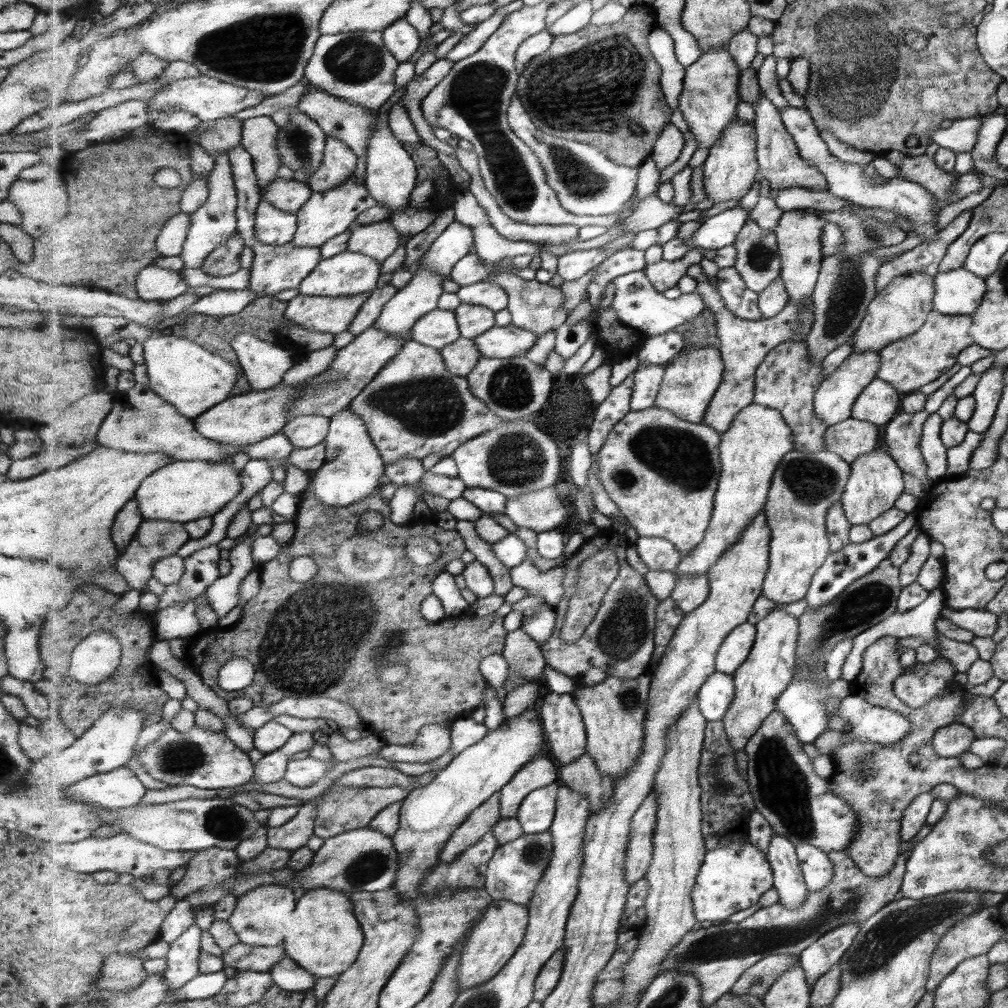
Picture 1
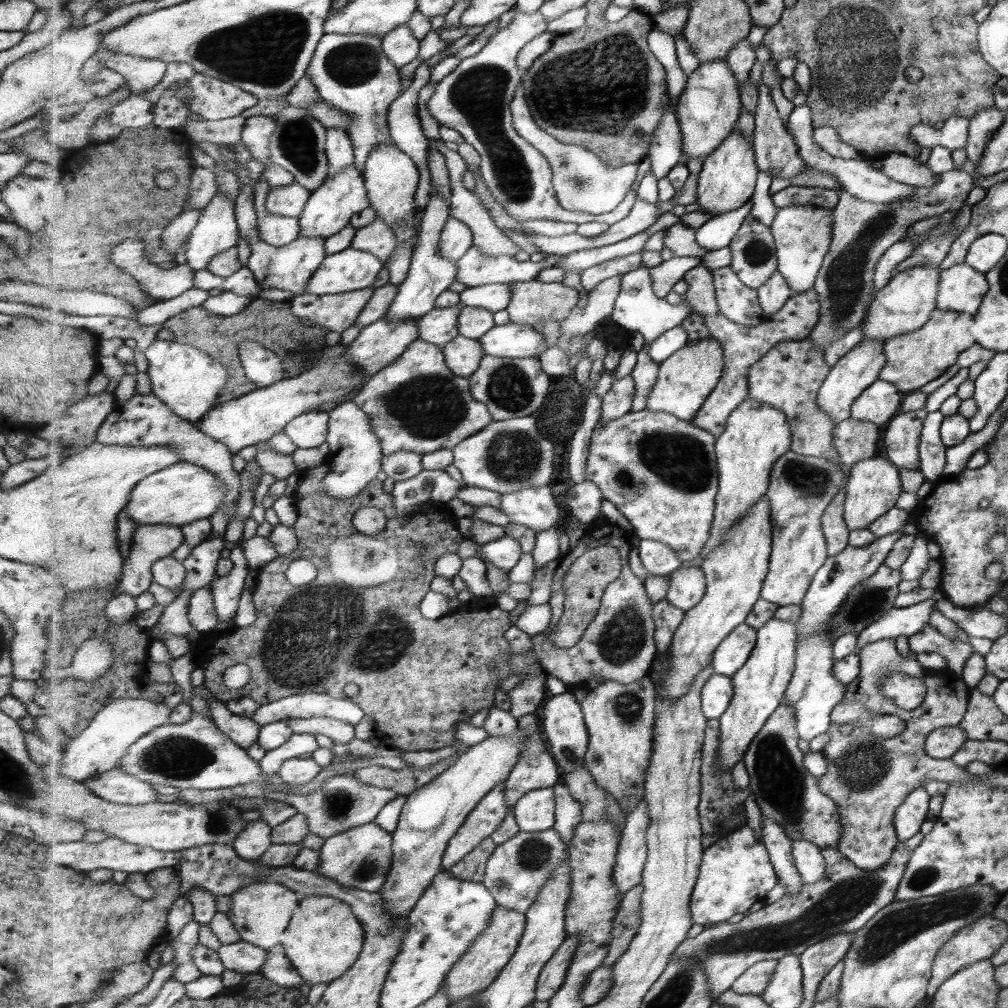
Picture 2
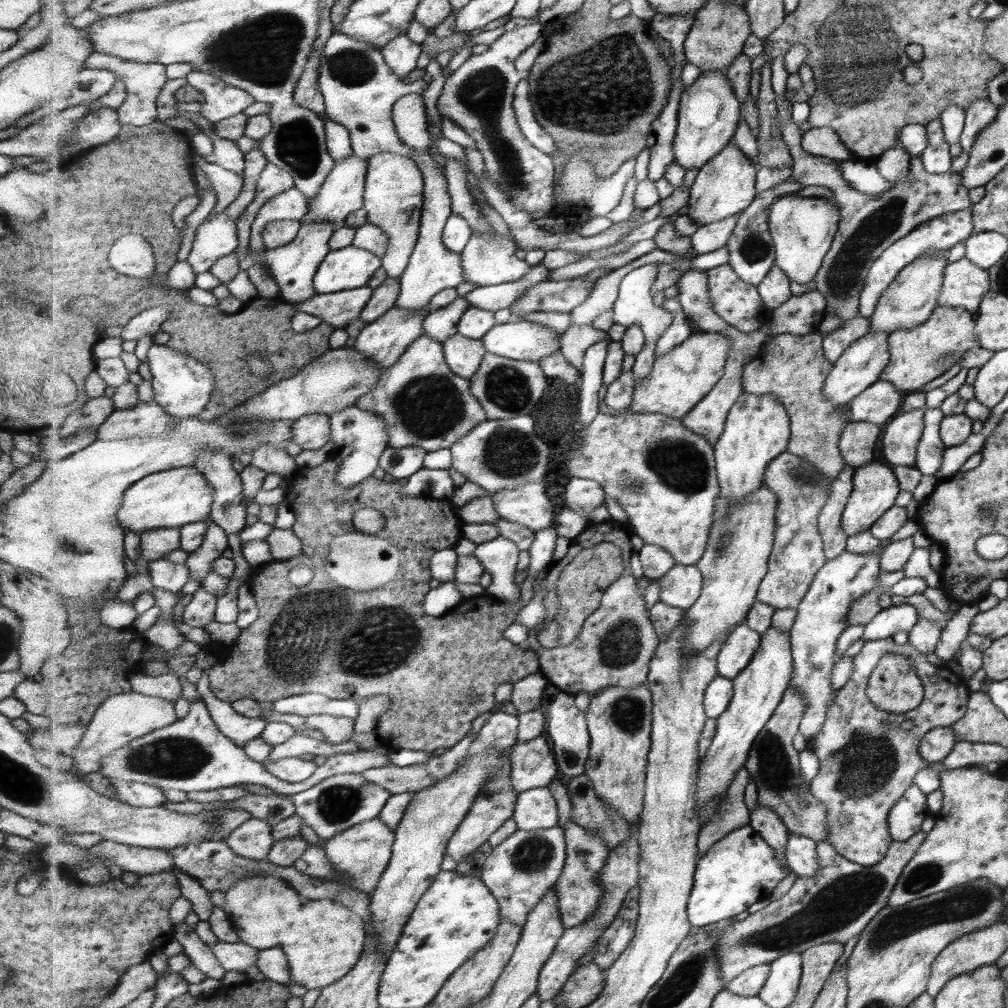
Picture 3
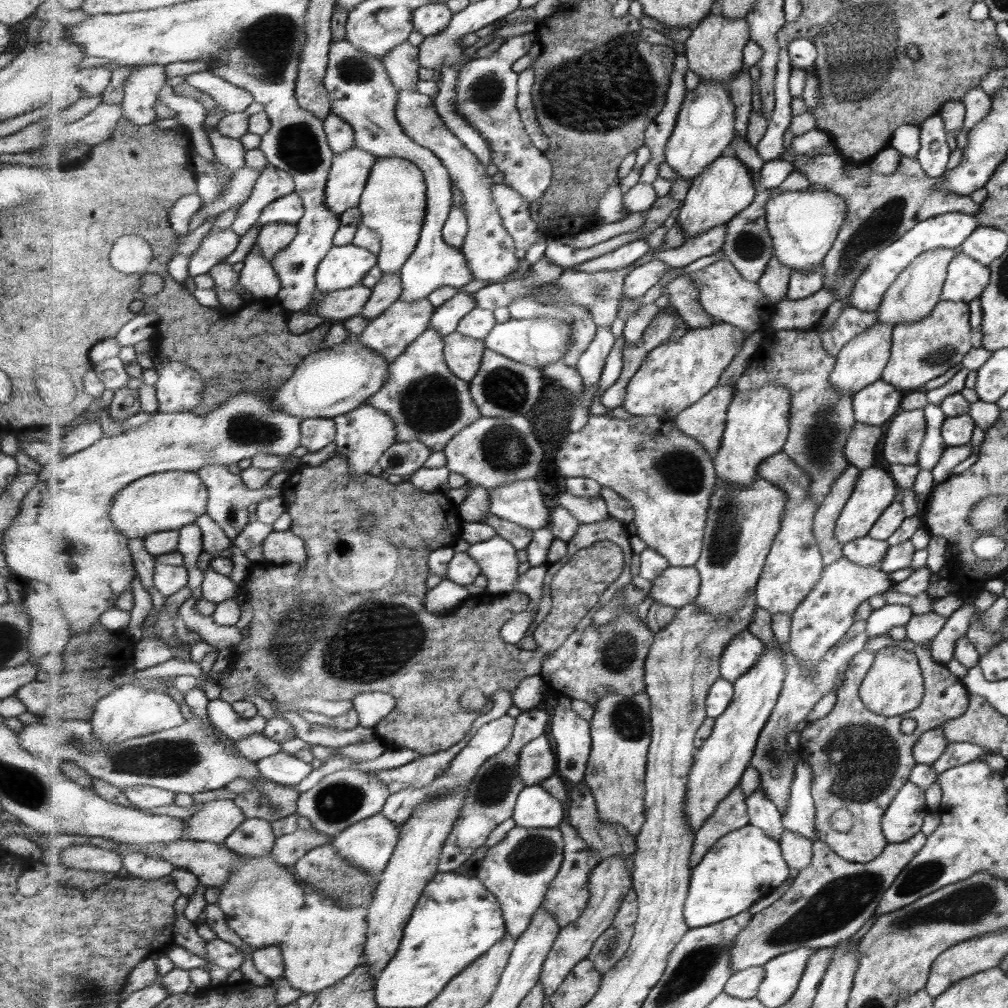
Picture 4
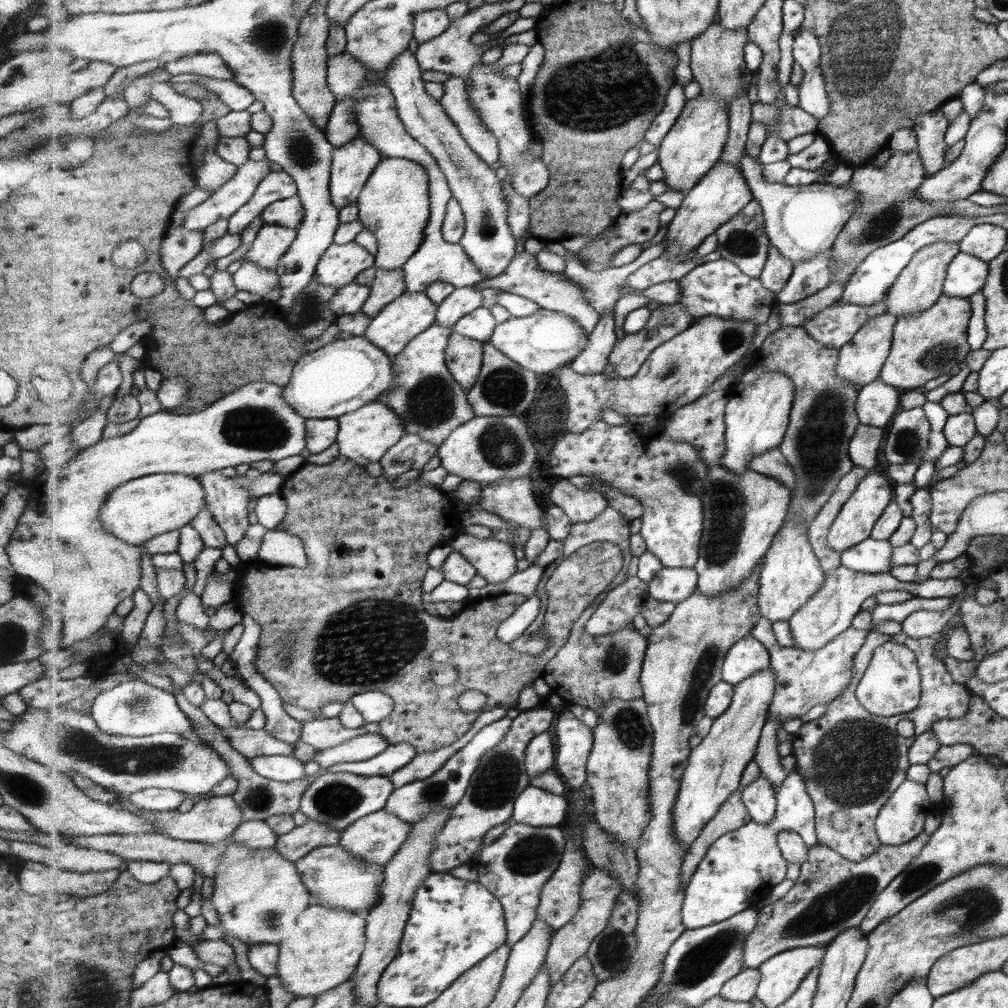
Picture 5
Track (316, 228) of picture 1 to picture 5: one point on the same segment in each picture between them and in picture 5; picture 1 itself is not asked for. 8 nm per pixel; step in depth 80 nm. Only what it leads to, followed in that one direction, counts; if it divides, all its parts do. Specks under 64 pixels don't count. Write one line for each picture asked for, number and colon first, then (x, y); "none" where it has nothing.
2: (329, 210)
3: (343, 192)
4: (351, 170)
5: (352, 165)

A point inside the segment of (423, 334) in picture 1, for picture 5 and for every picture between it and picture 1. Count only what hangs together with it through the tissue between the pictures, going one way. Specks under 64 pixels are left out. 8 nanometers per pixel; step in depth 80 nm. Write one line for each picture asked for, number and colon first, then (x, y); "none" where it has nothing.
2: (439, 326)
3: (441, 324)
4: (447, 317)
5: (462, 301)

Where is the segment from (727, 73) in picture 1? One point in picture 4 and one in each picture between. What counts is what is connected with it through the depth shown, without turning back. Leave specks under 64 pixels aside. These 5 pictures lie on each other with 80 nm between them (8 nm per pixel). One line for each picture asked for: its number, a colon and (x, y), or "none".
2: (710, 108)
3: (710, 113)
4: (706, 125)

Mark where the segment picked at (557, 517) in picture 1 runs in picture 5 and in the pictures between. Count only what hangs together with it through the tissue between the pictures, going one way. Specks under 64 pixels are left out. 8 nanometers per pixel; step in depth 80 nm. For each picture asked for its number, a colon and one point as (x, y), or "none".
2: (536, 508)
3: (529, 504)
4: (522, 502)
5: (513, 499)

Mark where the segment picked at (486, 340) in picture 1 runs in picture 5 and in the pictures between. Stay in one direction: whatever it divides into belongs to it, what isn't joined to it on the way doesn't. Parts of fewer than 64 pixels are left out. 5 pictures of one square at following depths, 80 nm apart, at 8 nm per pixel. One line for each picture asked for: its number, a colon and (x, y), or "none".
2: (513, 341)
3: (525, 340)
4: (539, 341)
5: (542, 342)

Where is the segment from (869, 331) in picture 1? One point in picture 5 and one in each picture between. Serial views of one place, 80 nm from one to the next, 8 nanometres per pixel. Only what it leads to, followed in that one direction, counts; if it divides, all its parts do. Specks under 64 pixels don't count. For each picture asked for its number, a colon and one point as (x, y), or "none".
2: (904, 303)
3: (909, 298)
4: (915, 291)
5: (917, 286)

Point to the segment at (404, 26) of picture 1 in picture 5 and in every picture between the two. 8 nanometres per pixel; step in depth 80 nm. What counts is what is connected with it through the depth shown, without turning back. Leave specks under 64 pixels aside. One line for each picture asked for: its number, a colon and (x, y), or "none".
2: (401, 45)
3: (402, 54)
4: (489, 249)
5: (489, 241)

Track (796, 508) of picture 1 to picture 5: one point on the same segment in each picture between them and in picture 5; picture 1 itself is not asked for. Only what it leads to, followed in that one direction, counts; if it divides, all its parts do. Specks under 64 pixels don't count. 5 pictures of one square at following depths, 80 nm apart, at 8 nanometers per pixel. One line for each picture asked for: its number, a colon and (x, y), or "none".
2: (802, 487)
3: (802, 491)
4: (793, 568)
5: (792, 574)

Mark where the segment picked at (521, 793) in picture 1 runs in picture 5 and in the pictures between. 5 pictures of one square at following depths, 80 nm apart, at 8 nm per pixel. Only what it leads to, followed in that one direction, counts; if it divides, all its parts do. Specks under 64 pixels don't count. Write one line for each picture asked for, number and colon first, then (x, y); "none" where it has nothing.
2: (536, 768)
3: (534, 765)
4: (537, 761)
5: (540, 756)

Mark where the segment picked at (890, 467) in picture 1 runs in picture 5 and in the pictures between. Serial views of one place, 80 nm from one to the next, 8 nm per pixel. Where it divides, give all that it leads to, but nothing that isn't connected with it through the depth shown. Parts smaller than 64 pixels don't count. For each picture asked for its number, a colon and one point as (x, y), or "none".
2: (872, 486)
3: (875, 487)
4: (873, 493)
5: (858, 515)

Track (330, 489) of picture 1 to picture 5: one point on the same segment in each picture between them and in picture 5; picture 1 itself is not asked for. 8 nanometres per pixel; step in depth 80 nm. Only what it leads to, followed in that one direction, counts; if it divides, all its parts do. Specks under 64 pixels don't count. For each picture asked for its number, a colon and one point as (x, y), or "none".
2: (356, 458)
3: (360, 436)
4: (364, 435)
5: (365, 436)

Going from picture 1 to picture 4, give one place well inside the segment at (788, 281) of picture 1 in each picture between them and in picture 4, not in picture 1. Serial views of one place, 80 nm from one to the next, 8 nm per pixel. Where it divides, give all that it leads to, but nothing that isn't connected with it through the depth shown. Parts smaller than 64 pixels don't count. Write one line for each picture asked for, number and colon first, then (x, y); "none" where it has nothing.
2: (803, 233)
3: (804, 228)
4: (804, 225)

